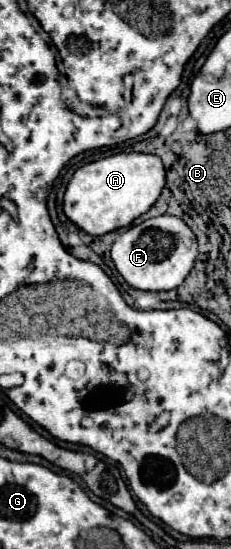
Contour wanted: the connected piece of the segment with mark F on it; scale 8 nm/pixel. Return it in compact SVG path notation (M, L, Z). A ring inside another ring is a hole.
M172 215L152 217L148 221L132 225L112 243L112 261L118 273L130 287L142 291L176 289L194 267L196 255L198 245L194 233L182 219Z

